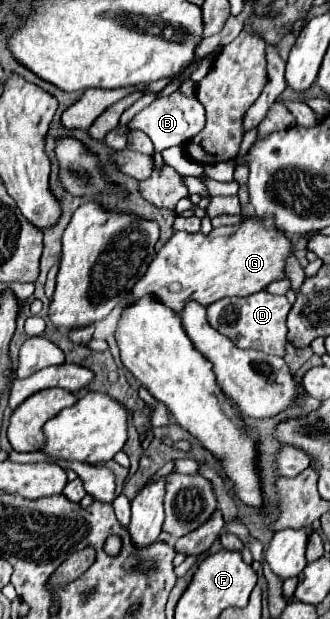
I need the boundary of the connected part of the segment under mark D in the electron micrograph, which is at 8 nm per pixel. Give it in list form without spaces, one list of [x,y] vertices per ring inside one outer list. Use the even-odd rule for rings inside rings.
[[[261,290],[261,292],[249,294],[245,298],[229,296],[229,298],[221,298],[213,304],[209,304],[207,306],[207,320],[217,332],[231,338],[233,344],[239,348],[253,348],[263,354],[285,356],[289,310],[291,310],[291,304],[287,302],[285,296],[275,296],[267,290]]]

